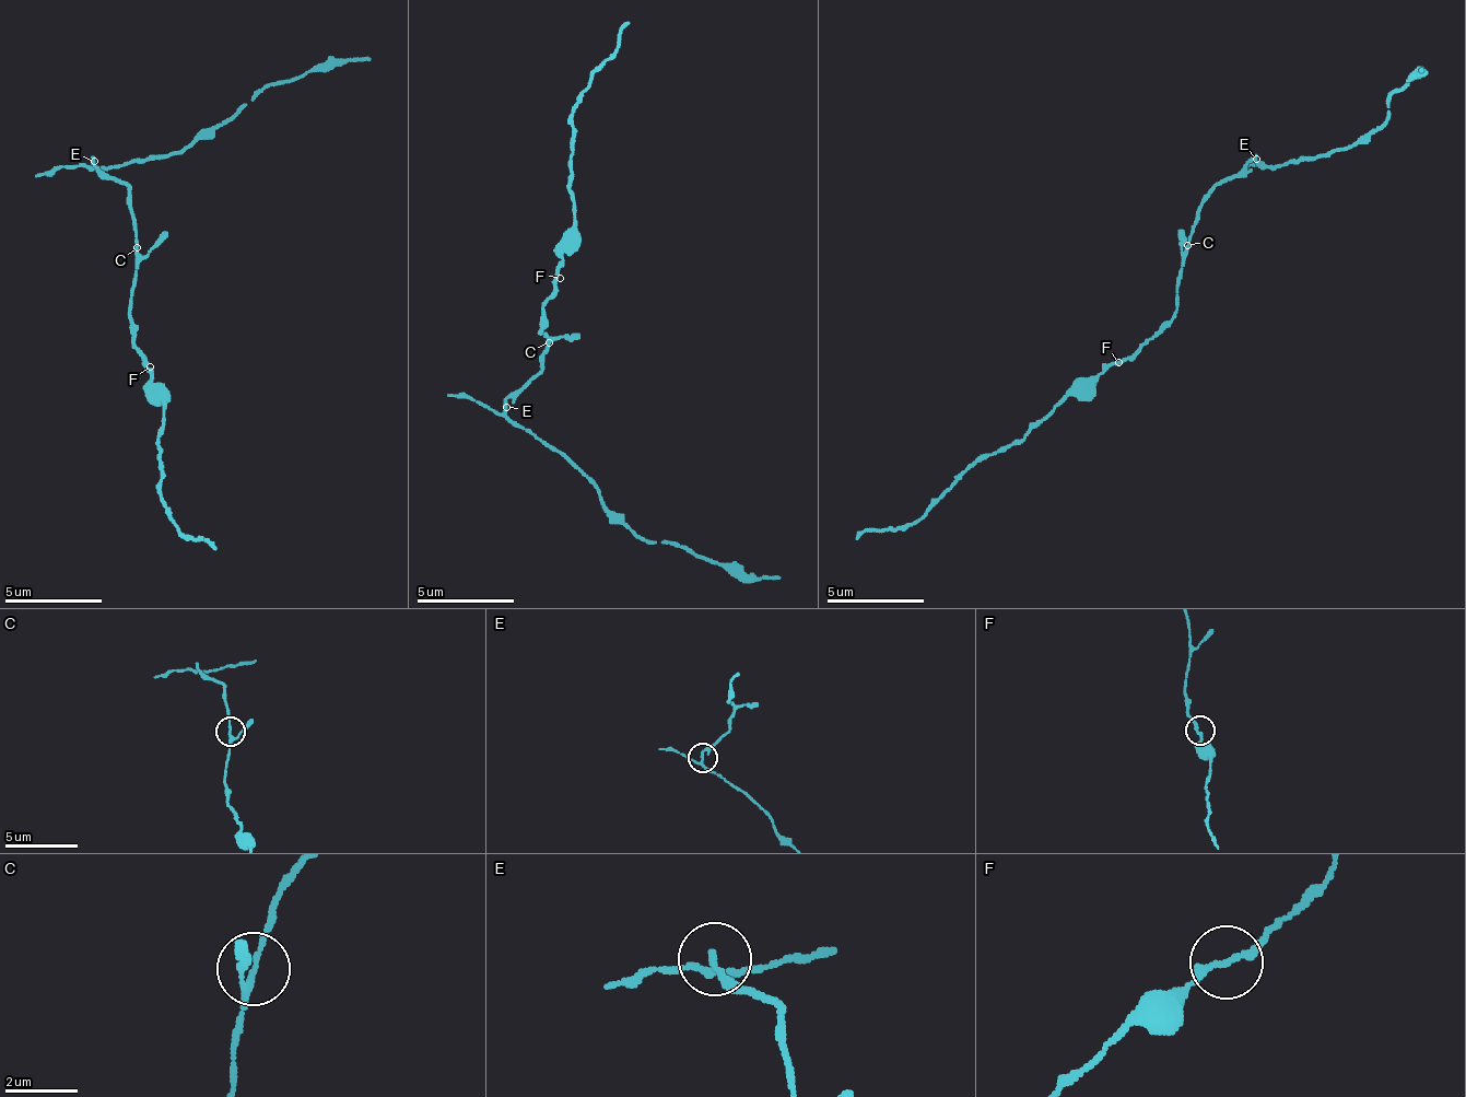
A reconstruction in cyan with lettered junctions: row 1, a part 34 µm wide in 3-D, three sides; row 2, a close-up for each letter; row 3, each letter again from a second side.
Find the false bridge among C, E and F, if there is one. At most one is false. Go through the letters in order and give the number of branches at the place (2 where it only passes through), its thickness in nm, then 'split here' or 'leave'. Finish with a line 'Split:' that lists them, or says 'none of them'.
C: 3 | 150 nm | leave
E: 3 | 140 nm | split here
F: 2 | 200 nm | leave
Split: E

